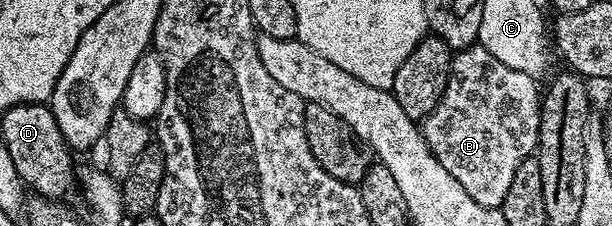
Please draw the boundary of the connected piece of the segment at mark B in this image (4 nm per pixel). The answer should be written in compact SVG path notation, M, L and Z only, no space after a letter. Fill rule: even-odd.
M479 44L459 51L452 59L452 75L446 84L446 92L438 108L424 119L422 133L442 168L446 168L446 172L450 172L478 204L499 208L506 188L510 188L510 180L514 180L514 172L518 172L518 164L539 147L542 90L536 87L536 82L533 75L502 64L502 60L490 56L490 52Z

